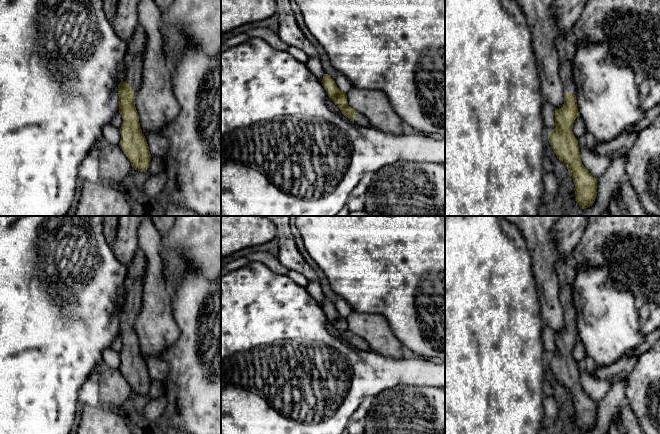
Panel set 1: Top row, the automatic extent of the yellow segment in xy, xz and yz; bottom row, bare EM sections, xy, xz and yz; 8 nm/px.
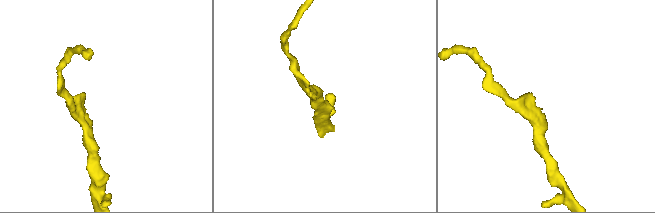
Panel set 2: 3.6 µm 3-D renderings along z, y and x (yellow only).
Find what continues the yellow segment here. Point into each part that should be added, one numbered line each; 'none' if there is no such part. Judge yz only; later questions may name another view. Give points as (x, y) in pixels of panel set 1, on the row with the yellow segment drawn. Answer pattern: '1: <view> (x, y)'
1: yz (566, 45)

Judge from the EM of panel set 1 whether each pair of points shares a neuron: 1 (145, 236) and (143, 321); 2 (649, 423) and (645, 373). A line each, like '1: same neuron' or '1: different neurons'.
1: same neuron
2: same neuron

